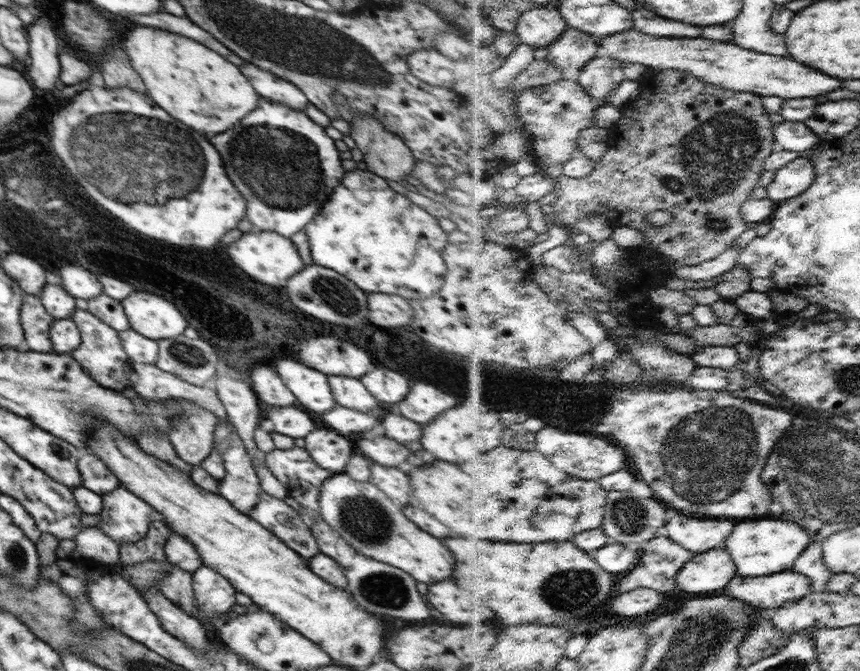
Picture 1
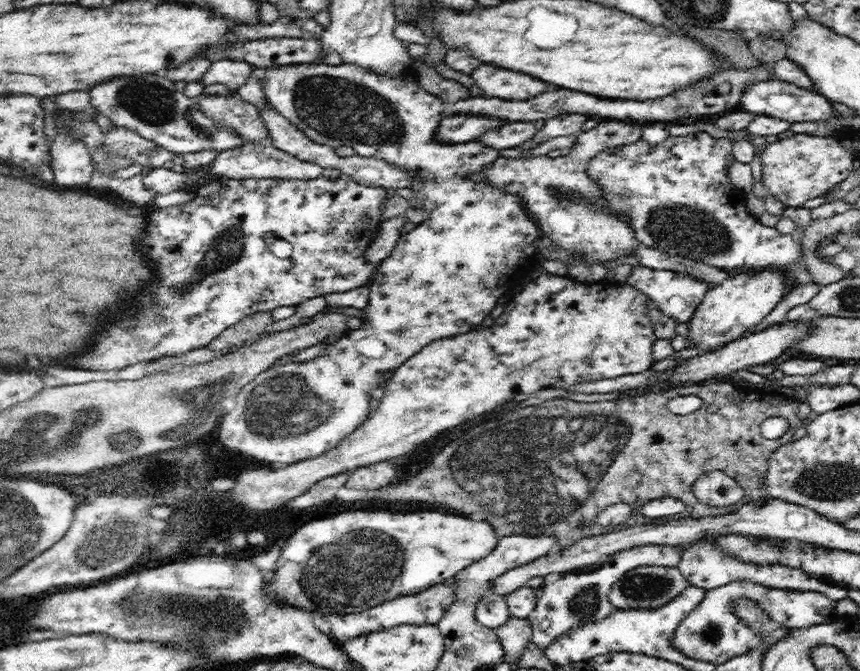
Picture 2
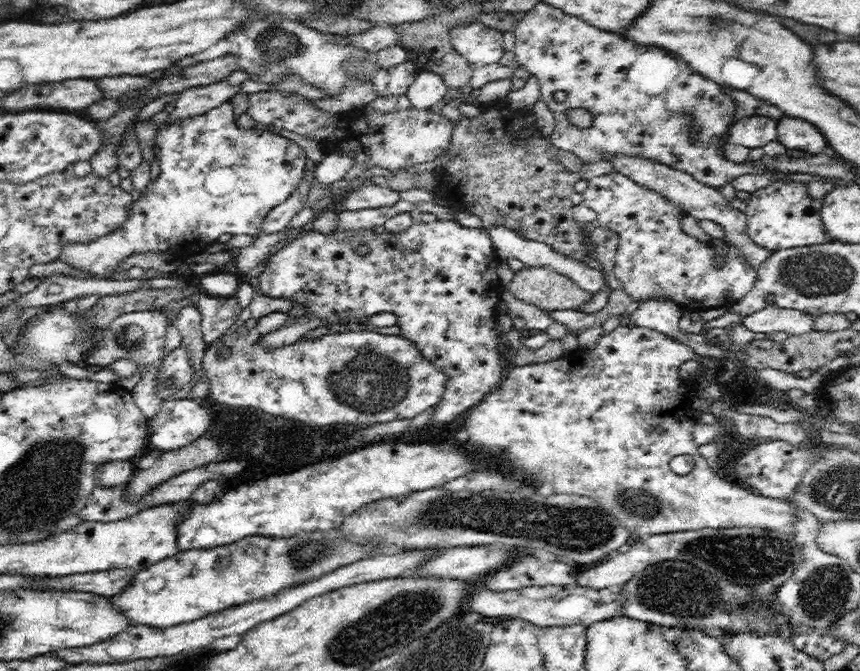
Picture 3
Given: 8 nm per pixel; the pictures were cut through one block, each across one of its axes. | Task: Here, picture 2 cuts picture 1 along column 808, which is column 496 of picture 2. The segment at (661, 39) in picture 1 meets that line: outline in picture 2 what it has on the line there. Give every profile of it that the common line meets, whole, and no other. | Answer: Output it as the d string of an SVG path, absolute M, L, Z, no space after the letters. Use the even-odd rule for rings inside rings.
M482 64L472 72L474 82L480 86L482 94L498 96L508 100L526 100L544 90L544 82L528 76L524 72L514 72L508 68L498 68L494 64Z

